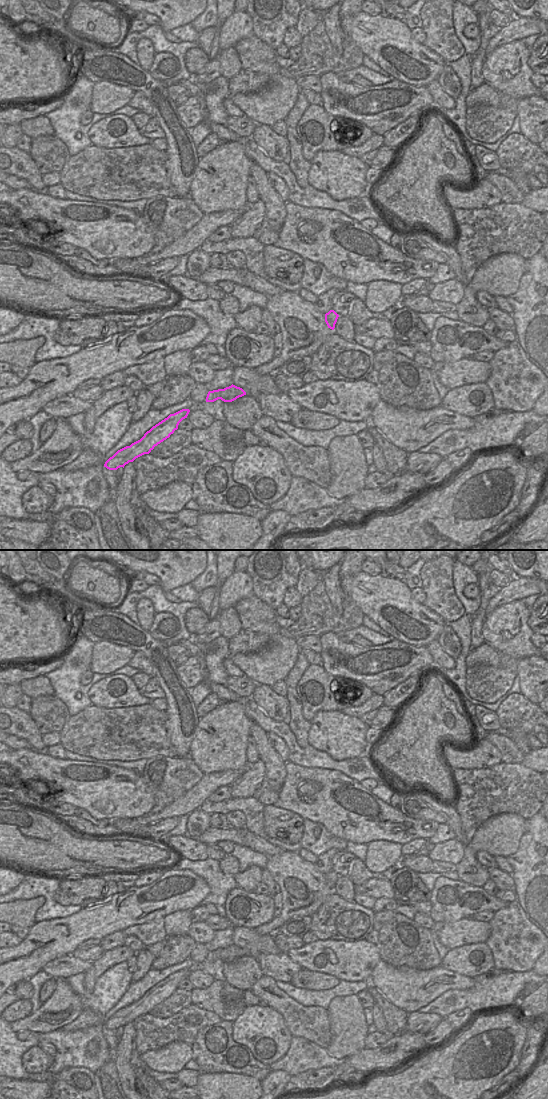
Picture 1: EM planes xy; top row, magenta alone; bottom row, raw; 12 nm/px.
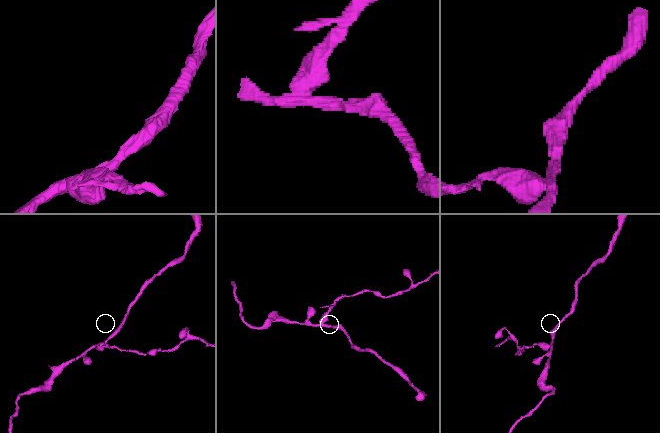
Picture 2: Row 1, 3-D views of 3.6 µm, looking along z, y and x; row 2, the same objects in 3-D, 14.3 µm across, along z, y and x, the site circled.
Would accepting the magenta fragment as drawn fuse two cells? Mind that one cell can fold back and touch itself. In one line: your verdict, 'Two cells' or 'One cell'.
Two cells

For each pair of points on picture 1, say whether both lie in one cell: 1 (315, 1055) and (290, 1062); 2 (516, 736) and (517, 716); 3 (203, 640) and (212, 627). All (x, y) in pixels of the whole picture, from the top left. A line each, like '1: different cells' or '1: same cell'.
1: same cell
2: different cells
3: same cell

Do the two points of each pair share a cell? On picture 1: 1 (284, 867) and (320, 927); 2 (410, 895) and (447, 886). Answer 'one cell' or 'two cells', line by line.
1: two cells
2: two cells

